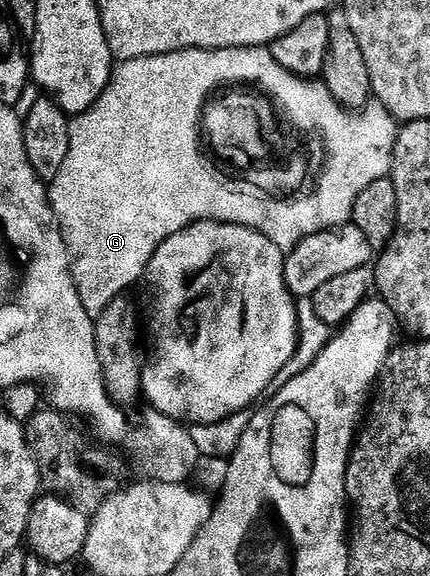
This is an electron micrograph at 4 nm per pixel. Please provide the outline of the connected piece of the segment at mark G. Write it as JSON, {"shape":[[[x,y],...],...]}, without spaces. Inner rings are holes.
{"shape":[[[265,46],[221,48],[221,54],[217,54],[217,48],[190,48],[160,56],[124,60],[114,65],[111,80],[95,105],[71,120],[69,155],[65,158],[65,166],[61,166],[57,178],[50,185],[49,199],[59,219],[67,252],[71,255],[71,277],[75,280],[81,306],[85,306],[92,318],[98,318],[109,302],[124,295],[128,291],[126,288],[133,287],[138,280],[140,283],[144,279],[149,262],[161,242],[185,230],[196,220],[216,220],[222,224],[252,228],[265,234],[269,242],[286,254],[313,234],[342,228],[351,220],[351,211],[361,190],[369,190],[373,182],[390,177],[399,128],[395,117],[382,104],[372,102],[362,109],[365,118],[359,117],[359,148],[355,154],[351,152],[349,164],[339,162],[339,158],[331,160],[329,188],[323,188],[323,174],[331,154],[327,152],[325,158],[321,158],[319,130],[303,130],[303,138],[297,140],[299,146],[291,142],[287,144],[287,132],[281,132],[285,116],[277,106],[273,106],[273,102],[269,102],[269,98],[275,100],[269,96],[269,90],[247,80],[217,84],[221,78],[219,74],[225,74],[227,68],[235,70],[235,66],[231,66],[231,54],[253,54],[253,58],[267,58],[269,55],[265,54]],[[187,72],[191,72],[191,82],[187,82],[187,88],[191,84],[191,92],[201,94],[211,88],[199,108],[197,134],[193,120],[189,120],[187,126],[183,118],[185,114],[179,112],[177,104],[177,80],[187,80]],[[245,168],[249,176],[239,174],[239,170]]]}

